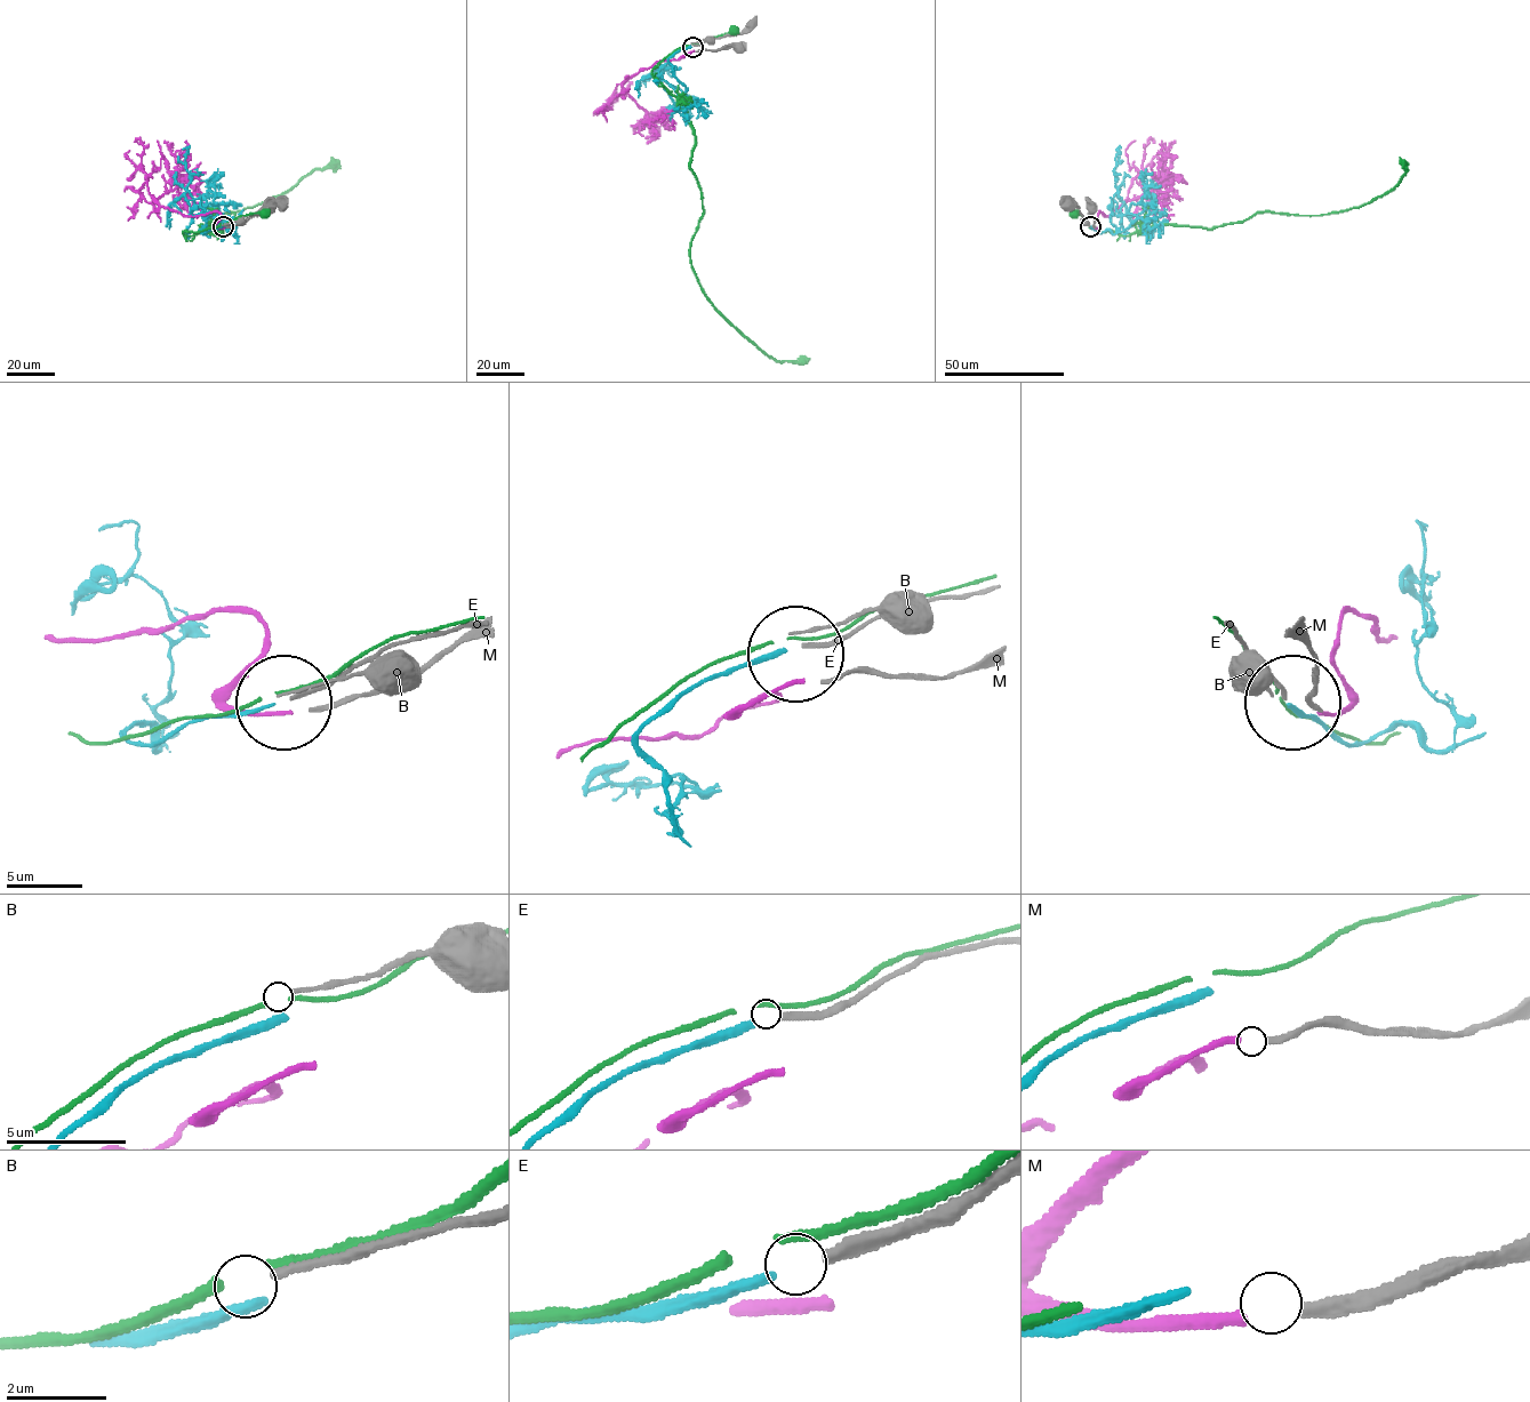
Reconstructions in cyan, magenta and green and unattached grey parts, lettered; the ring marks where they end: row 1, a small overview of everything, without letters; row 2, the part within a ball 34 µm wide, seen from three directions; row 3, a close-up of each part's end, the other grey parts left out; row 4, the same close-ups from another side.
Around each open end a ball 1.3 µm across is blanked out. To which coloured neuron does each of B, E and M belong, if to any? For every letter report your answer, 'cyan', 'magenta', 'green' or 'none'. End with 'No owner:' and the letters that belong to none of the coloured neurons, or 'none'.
B: none
E: cyan
M: magenta
No owner: B

